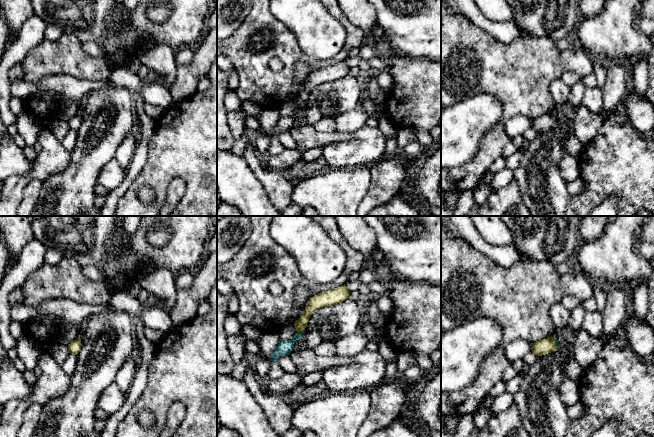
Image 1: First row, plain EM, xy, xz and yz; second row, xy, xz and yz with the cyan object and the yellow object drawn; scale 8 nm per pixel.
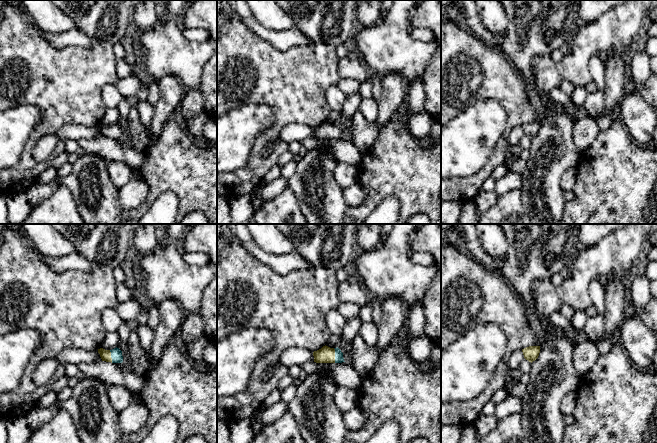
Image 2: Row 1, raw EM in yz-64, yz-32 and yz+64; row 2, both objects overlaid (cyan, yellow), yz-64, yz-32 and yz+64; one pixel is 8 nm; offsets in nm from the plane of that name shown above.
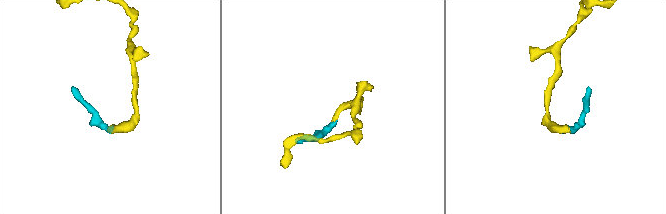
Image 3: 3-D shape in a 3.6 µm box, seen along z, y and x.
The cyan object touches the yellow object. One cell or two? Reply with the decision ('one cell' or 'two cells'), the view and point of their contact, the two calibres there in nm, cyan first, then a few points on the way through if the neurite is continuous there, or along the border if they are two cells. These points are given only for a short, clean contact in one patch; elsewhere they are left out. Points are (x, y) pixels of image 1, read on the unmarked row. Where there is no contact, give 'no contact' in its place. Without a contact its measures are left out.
one cell; meets cyan in xz at (300, 109); 110 nm thick on the cyan side, 110 nm on the other; runs through xz (285, 123), (300, 109), (300, 100), (312, 81)

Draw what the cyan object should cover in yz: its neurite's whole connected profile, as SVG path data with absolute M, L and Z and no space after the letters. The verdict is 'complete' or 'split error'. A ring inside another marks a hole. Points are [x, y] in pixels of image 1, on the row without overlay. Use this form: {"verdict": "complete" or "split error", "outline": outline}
{"verdict": "split error", "outline": "M547 113L540 117L531 119L532 128L537 132L542 132L551 128L555 128L557 125L560 125L560 120L557 114Z"}

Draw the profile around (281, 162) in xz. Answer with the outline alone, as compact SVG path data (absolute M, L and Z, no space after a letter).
M285 149L281 154L269 157L268 169L271 171L282 172L301 159L303 159L302 153L297 149Z

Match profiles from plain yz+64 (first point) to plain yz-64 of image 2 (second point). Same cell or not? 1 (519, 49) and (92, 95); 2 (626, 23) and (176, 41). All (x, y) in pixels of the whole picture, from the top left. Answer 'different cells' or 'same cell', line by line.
1: different cells
2: same cell

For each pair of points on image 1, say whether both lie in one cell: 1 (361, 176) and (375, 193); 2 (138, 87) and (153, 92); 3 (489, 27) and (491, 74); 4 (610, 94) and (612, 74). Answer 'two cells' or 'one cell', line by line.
1: two cells
2: one cell
3: two cells
4: one cell

